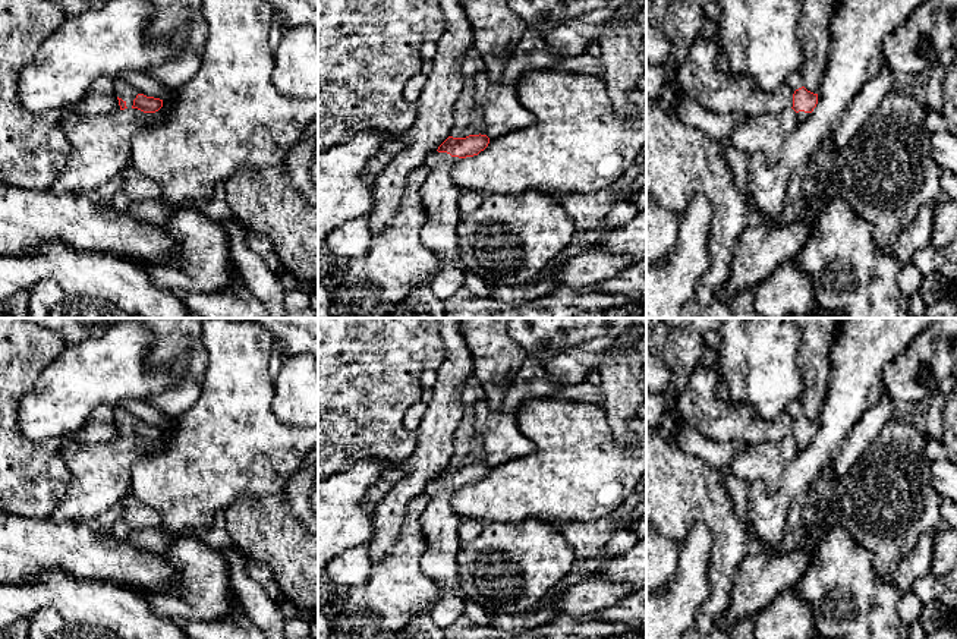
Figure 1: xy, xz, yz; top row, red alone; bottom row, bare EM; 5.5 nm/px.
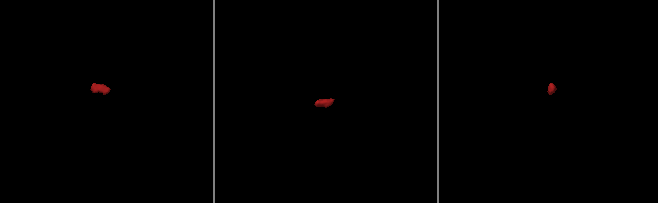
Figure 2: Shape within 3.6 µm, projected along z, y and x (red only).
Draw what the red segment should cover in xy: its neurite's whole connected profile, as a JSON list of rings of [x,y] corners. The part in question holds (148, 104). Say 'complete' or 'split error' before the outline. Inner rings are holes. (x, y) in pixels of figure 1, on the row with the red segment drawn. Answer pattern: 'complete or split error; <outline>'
split error; [[[114,81],[114,91],[119,100],[120,110],[138,108],[144,113],[155,113],[163,107],[163,100],[148,97],[139,92],[126,81]]]

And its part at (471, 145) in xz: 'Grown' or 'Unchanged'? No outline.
Grown

